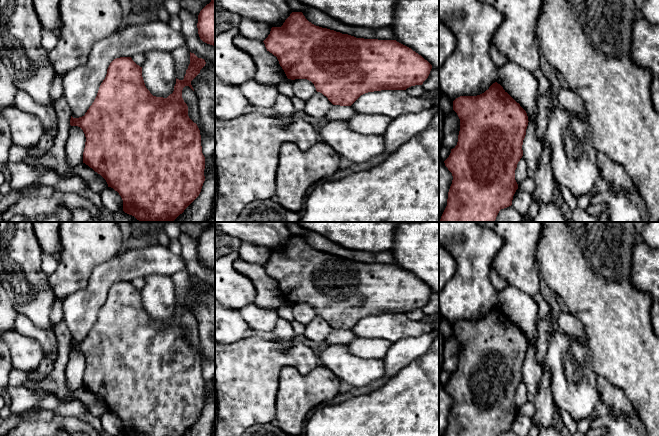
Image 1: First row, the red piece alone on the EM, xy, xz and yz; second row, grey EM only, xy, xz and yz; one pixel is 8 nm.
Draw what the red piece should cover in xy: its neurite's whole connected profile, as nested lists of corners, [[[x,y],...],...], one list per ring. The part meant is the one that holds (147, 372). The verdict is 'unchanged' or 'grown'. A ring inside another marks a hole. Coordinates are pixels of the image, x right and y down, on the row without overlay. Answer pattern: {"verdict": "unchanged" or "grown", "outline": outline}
{"verdict": "unchanged", "outline": [[[190,276],[190,288],[186,294],[183,304],[176,302],[174,315],[167,322],[153,320],[146,312],[143,301],[142,291],[137,289],[131,281],[120,281],[114,283],[108,293],[103,306],[101,307],[97,320],[89,331],[84,340],[73,342],[71,340],[70,349],[80,351],[86,361],[85,372],[83,376],[83,387],[100,398],[107,406],[108,411],[113,412],[119,417],[123,424],[124,436],[184,436],[184,434],[199,420],[203,407],[205,405],[205,381],[202,377],[200,354],[188,340],[188,330],[182,322],[182,314],[185,310],[189,310],[193,315],[191,305],[200,297],[206,286],[202,282],[198,282],[194,277]]]}

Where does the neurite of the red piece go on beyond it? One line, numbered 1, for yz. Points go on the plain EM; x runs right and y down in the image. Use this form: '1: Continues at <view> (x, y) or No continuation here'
1: No continuation here

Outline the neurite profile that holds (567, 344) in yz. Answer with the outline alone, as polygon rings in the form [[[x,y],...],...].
[[[560,329],[558,331],[551,330],[547,353],[546,356],[541,359],[541,366],[543,370],[547,369],[550,373],[550,389],[555,406],[557,409],[566,411],[576,422],[587,418],[594,408],[602,402],[600,393],[597,389],[598,375],[592,368],[588,346],[577,343],[573,338],[567,336]]]

